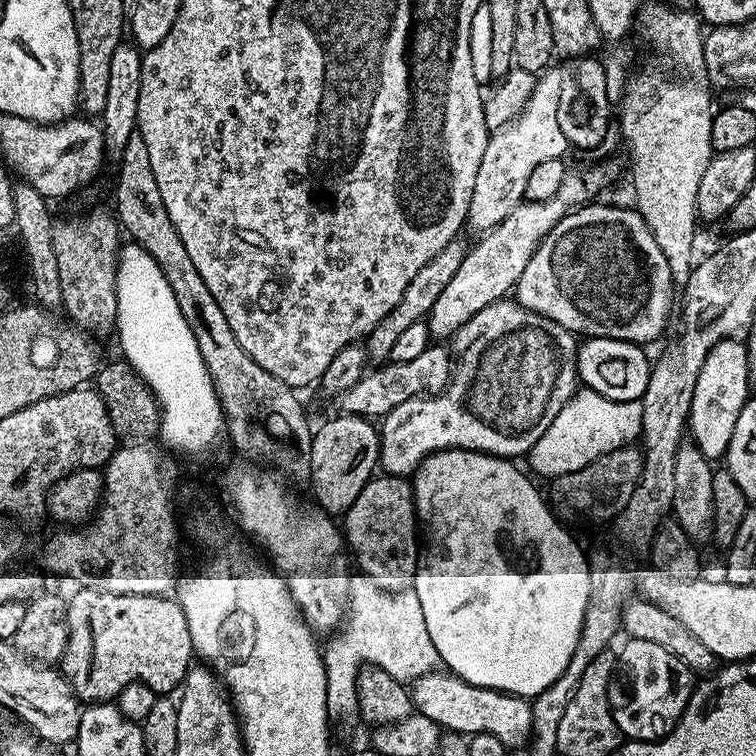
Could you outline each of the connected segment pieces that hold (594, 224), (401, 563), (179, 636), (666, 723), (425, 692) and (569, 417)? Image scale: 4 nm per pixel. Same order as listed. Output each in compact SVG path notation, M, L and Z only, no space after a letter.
M589 202L575 212L566 213L547 232L518 278L514 299L523 308L542 314L581 337L601 336L648 346L651 340L663 334L668 324L674 289L670 262L666 262L666 254L658 250L650 226L646 226L635 207L615 208L612 204L596 203Z
M373 475L366 486L362 486L362 494L358 494L348 511L343 513L342 536L347 547L348 544L352 547L355 567L378 587L390 592L407 589L416 579L416 561L420 558L422 547L418 539L416 499L411 479Z
M77 588L72 600L70 596L67 601L68 647L73 653L80 652L87 646L88 639L92 639L88 673L80 688L78 684L81 701L111 701L130 683L142 682L157 694L175 693L183 685L188 669L193 667L194 653L186 614L182 614L175 599L164 594L135 596Z
M625 639L624 649L618 656L628 667L628 676L632 679L632 693L624 705L615 709L616 724L629 741L662 740L671 732L686 710L688 699L692 696L694 674L670 650L656 645L655 642Z
M440 670L429 672L413 681L410 693L415 709L447 731L465 736L494 734L506 748L523 747L531 739L533 712L531 703L525 697L476 687L459 676Z
M581 387L576 395L566 402L566 406L558 410L558 418L550 422L546 434L538 438L530 453L532 468L538 475L548 476L547 478L582 470L582 466L594 462L594 458L610 450L631 445L635 441L632 439L640 436L641 422L642 406L639 400L614 402L592 388Z

